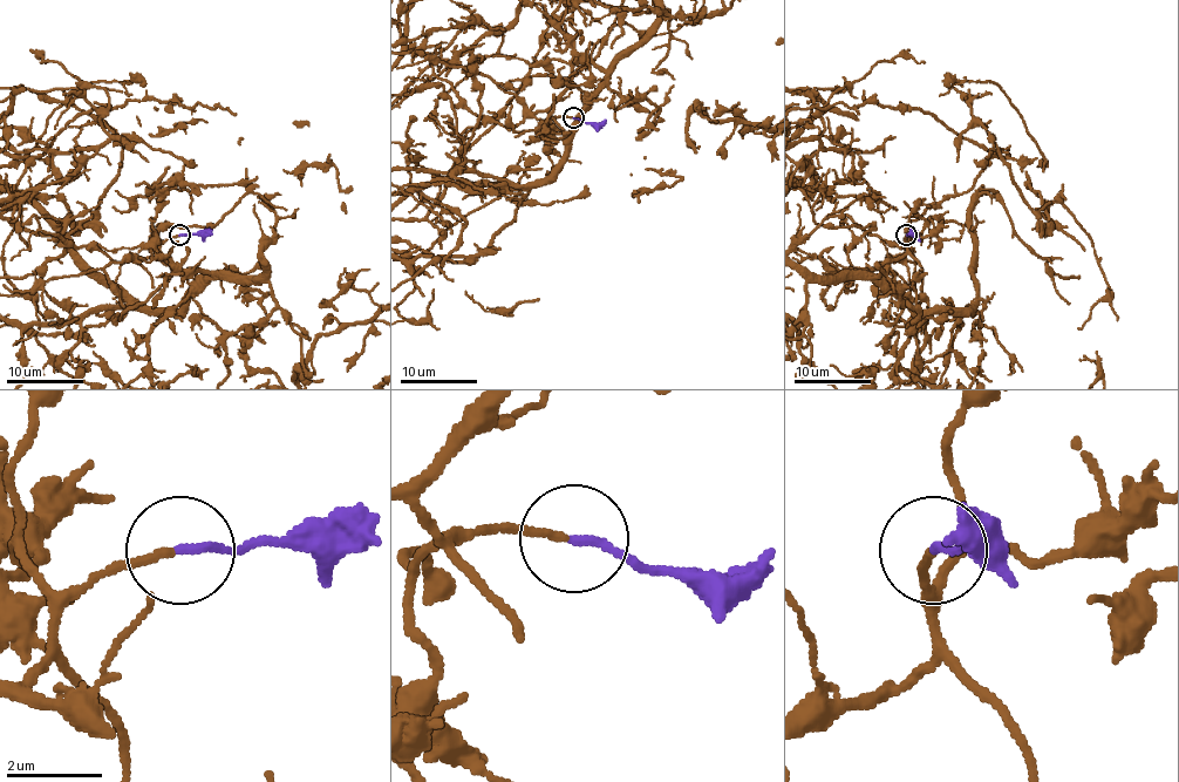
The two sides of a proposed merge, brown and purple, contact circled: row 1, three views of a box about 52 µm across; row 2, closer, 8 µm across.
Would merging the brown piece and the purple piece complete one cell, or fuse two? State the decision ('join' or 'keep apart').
join

